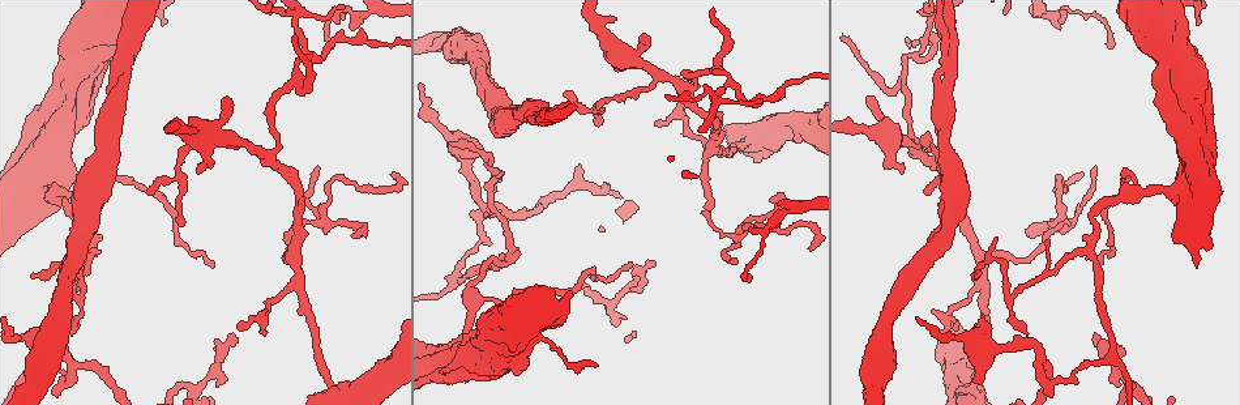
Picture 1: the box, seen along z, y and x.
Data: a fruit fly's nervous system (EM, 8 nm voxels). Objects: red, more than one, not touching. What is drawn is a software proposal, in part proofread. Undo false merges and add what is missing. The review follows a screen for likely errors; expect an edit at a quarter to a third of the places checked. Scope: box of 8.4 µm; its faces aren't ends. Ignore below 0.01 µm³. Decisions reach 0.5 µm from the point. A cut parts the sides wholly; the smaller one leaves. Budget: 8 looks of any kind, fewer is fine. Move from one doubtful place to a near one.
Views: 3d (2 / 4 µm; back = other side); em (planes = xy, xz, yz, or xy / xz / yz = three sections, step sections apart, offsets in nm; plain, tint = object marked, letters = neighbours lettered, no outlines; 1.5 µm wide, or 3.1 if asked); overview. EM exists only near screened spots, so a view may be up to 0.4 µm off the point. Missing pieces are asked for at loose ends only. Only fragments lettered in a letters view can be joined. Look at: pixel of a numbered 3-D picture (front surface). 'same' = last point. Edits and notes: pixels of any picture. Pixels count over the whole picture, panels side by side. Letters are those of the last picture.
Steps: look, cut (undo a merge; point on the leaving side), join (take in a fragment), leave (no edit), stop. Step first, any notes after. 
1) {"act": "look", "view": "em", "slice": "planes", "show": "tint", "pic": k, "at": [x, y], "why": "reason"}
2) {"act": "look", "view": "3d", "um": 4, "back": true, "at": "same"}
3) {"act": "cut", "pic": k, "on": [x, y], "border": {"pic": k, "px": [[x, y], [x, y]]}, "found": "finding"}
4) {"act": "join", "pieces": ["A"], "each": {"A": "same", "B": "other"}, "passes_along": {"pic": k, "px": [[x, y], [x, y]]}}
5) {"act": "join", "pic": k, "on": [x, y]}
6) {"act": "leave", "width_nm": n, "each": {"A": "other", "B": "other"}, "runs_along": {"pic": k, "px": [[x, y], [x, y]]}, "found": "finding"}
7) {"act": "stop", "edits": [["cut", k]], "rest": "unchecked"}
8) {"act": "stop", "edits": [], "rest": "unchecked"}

{"act": "look", "view": "3d", "um": 2, "pic": 1, "at": [147, 192], "why": "tapers out"}

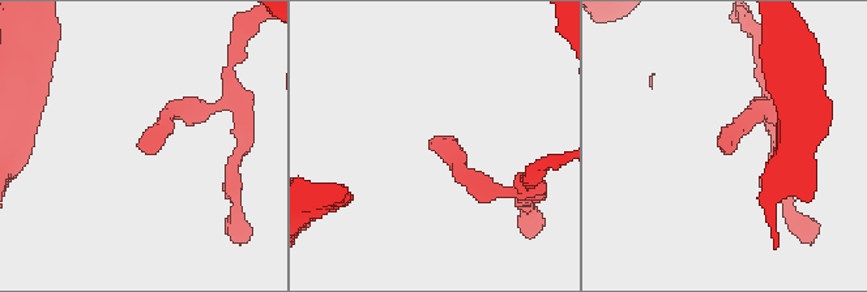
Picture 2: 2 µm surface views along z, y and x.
{"act": "look", "view": "em", "slice": "planes", "show": "letters", "pic": 2, "at": [725, 142]}

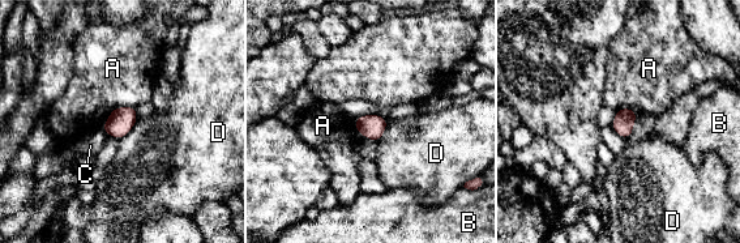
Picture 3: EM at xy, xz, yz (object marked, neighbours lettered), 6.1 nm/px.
{"act": "leave", "longest_contact_nm": ["A", 260], "each": {"A": "other", "B": "other", "C": "other", "D": "other"}, "border": {"pic": 3, "px": [[137, 119], [120, 140]]}, "found": "no lettered fragment goes on from it"}

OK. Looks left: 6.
{"act": "look", "view": "em", "slice": "xz", "step": 8, "show": "plain", "pic": 1, "at": [704, 190]}

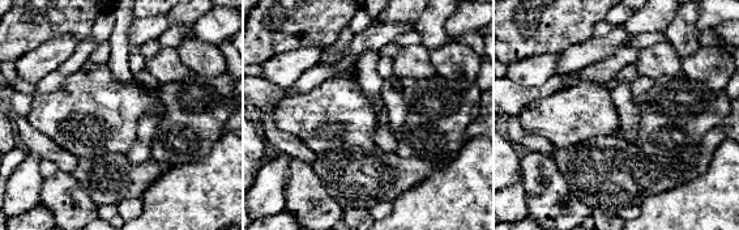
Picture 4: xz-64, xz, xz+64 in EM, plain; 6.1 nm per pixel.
{"act": "look", "view": "em", "slice": "xz", "step": 8, "show": "tint", "at": "same"}

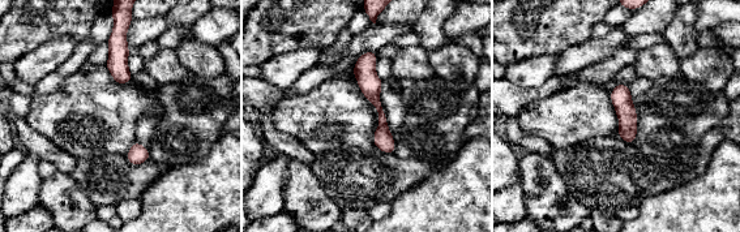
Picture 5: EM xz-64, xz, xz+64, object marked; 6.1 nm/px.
{"act": "look", "view": "em", "slice": "xz", "step": 8, "show": "letters", "at": "same", "why": "what lies round it"}

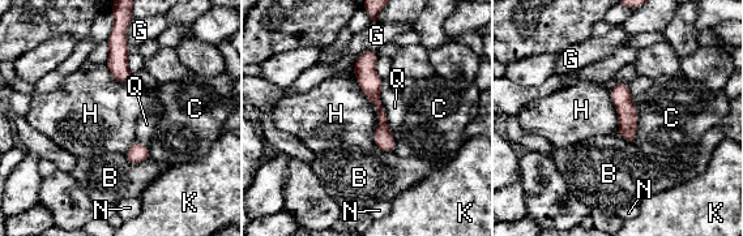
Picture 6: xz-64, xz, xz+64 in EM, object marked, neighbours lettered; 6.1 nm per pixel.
{"act": "leave", "width_nm": 110, "each": {"B": "other", "C": "other", "G": "other", "H": "other", "K": "other", "N": "other", "Q": "other"}, "found": "one cell here"}

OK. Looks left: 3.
{"act": "look", "view": "3d", "um": 2, "pic": 1, "at": [318, 166], "why": "branch stops here"}

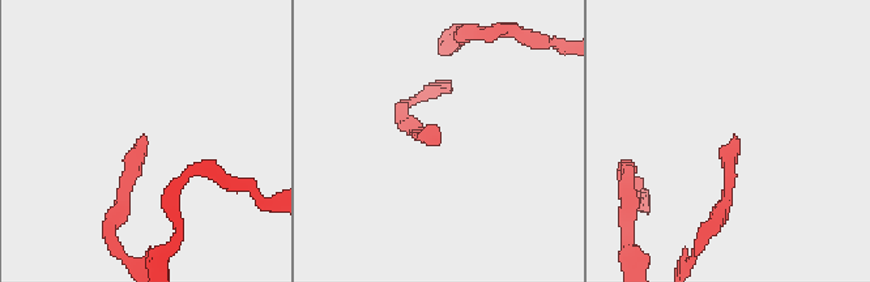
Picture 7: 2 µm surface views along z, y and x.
{"act": "look", "view": "em", "slice": "planes", "show": "letters", "pic": 7, "at": [734, 139]}

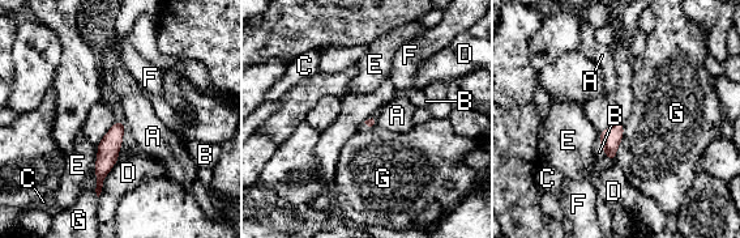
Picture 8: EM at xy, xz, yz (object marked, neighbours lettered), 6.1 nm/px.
{"act": "leave", "each": {"A": "other", "B": "other", "C": "other", "D": "other", "E": "other", "F": "other", "G": "other"}, "found": "no lettered fragment goes on from it"}

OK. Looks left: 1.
{"act": "stop", "edits": [], "rest": "unchecked"}

